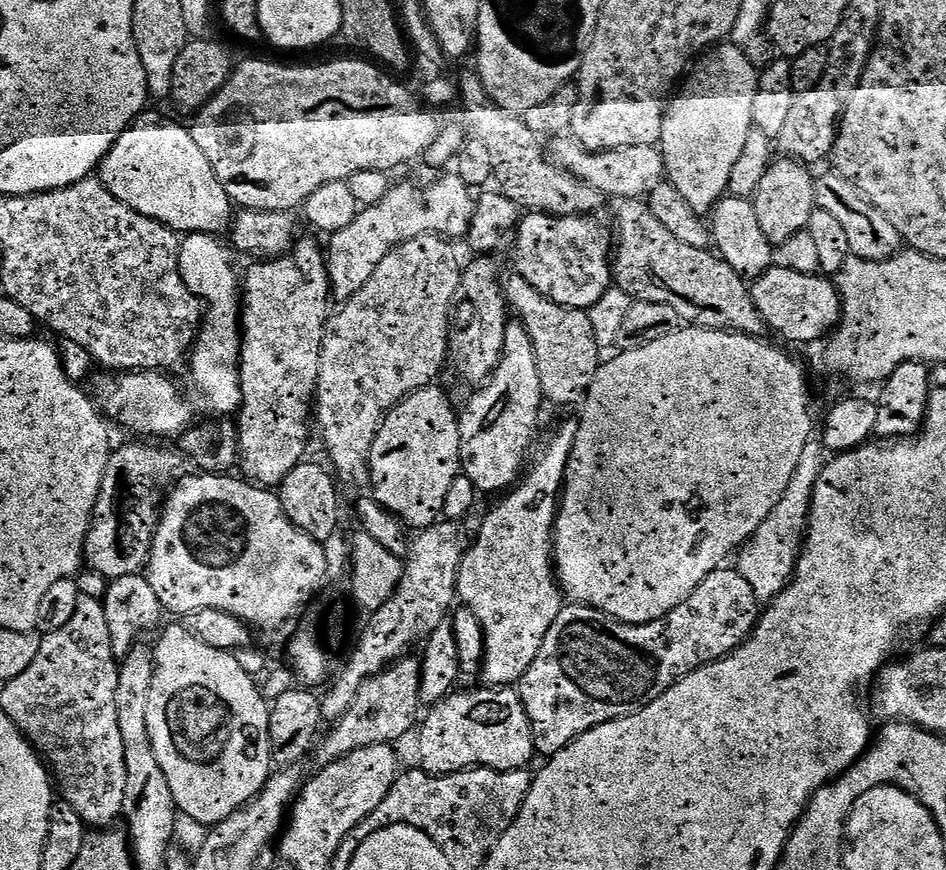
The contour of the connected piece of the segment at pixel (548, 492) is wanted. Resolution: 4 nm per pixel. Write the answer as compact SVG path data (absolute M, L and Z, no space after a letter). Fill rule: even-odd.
M572 418L572 420L566 421L565 424L553 434L552 441L548 444L548 449L537 458L536 465L534 465L533 468L531 465L531 467L527 469L526 475L519 481L518 487L515 490L509 491L507 495L501 499L505 500L481 522L480 533L477 534L476 541L474 541L473 544L471 541L471 543L467 545L464 553L464 561L460 563L460 573L458 574L458 582L456 583L456 595L459 603L463 605L463 607L470 609L474 614L474 618L478 618L478 622L482 626L482 630L484 631L483 683L495 689L519 685L520 679L526 674L526 670L530 670L530 662L534 662L534 658L538 658L538 650L542 650L542 642L546 638L550 626L554 626L554 622L562 610L562 603L560 604L560 600L562 601L562 589L558 583L558 577L554 567L554 529L556 526L558 501L564 487L564 474L570 454L574 450L574 442L578 436L579 425L579 419Z

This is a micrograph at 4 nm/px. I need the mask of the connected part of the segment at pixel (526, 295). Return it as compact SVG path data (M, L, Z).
M513 275L511 279L506 284L507 307L530 334L534 358L538 362L538 382L542 382L545 401L549 405L579 405L587 397L602 363L602 349L595 341L588 312L546 299L521 276Z

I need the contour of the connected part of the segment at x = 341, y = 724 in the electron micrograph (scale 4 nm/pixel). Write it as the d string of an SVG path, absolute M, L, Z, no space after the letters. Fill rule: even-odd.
M401 658L368 680L358 692L350 710L341 720L335 721L332 736L336 740L352 742L397 742L408 731L415 729L422 712L420 703L420 661Z

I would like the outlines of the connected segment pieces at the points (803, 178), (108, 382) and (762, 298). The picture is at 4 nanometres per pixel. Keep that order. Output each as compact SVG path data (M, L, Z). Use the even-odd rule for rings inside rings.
M776 158L766 170L766 176L762 178L762 186L758 186L752 205L758 214L758 226L762 226L762 234L766 234L766 238L773 246L786 243L788 239L808 227L810 214L816 208L816 180L808 172L811 171L799 160Z
M159 371L126 372L104 374L100 380L100 401L102 412L109 421L117 420L124 428L138 432L142 436L173 436L193 427L192 404L176 389L172 380ZM104 406L104 408L103 408ZM112 419L112 420L111 420Z
M773 266L756 277L751 289L765 325L796 344L812 344L824 335L827 337L842 319L837 285L820 274L798 273L794 269Z

